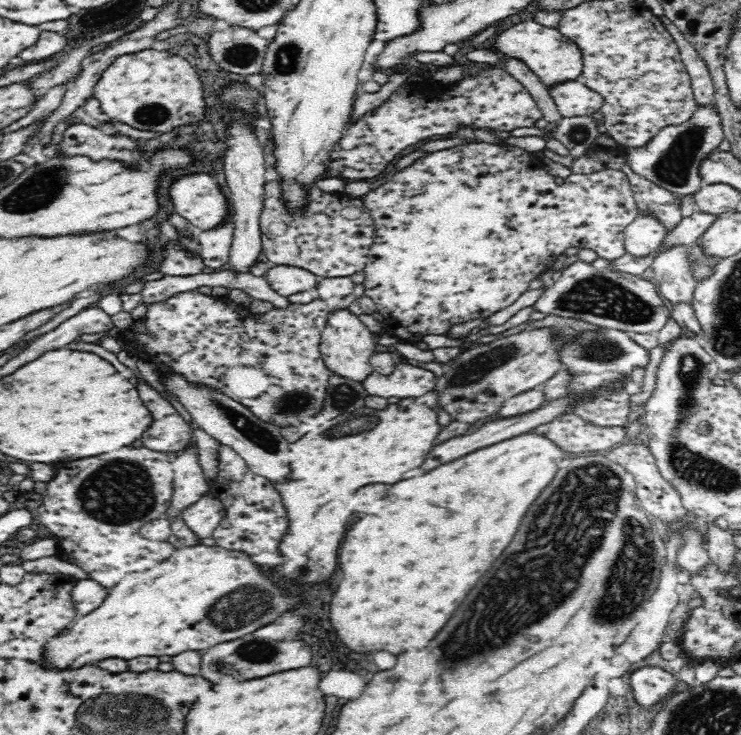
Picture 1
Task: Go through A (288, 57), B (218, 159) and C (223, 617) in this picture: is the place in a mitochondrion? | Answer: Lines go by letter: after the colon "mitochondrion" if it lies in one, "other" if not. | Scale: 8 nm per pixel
A: mitochondrion
B: other
C: mitochondrion

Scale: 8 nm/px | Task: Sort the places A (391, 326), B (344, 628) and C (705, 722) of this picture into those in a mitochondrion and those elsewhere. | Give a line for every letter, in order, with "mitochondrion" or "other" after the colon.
A: other
B: other
C: mitochondrion

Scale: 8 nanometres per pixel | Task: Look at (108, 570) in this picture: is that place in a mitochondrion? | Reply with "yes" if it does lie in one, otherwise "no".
no

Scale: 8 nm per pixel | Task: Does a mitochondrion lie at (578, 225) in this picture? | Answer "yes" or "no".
no

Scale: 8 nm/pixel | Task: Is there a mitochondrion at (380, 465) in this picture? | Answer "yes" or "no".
no

